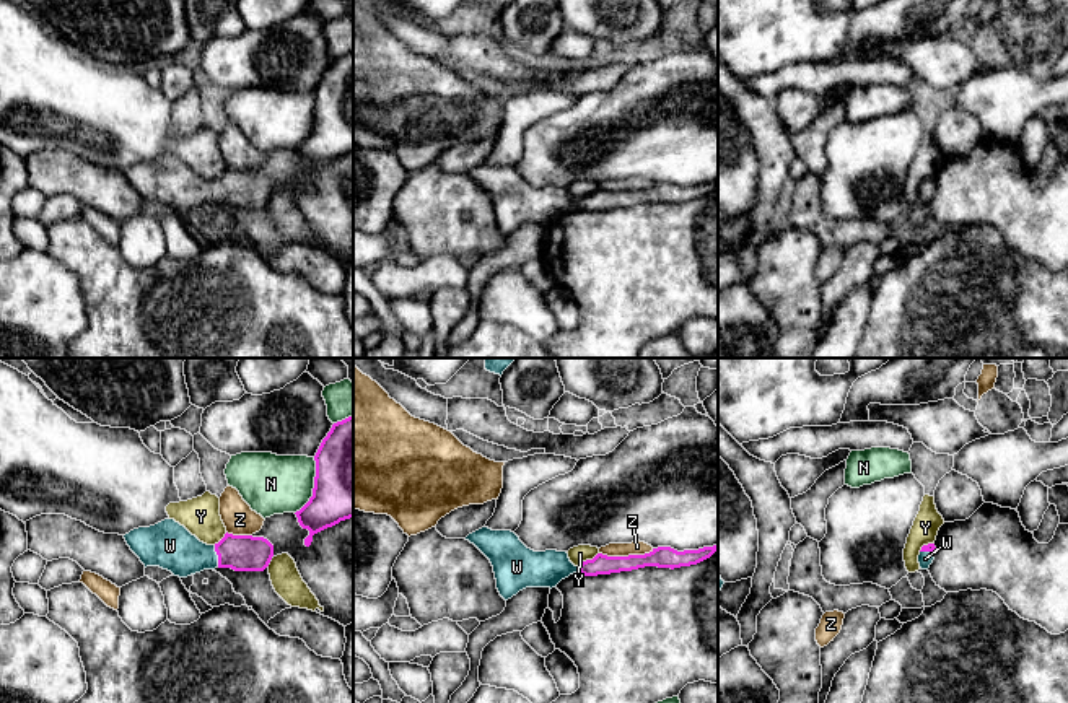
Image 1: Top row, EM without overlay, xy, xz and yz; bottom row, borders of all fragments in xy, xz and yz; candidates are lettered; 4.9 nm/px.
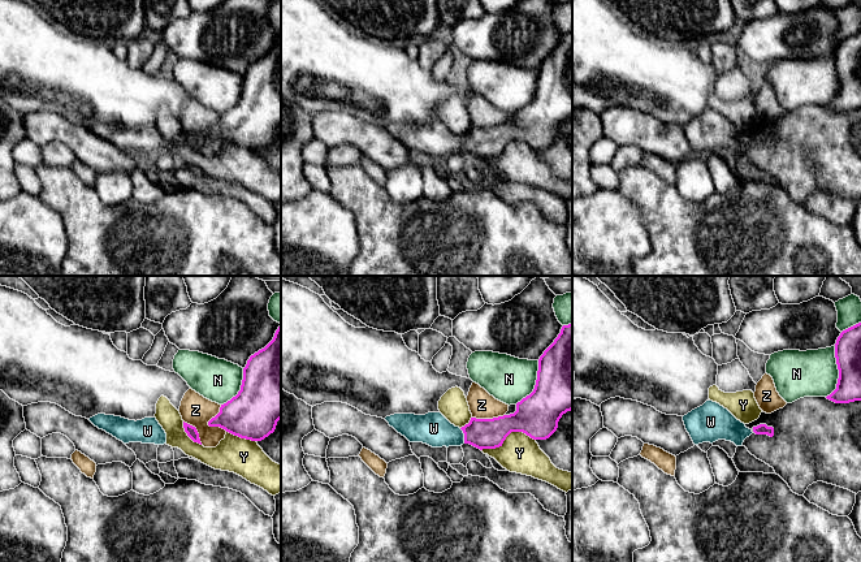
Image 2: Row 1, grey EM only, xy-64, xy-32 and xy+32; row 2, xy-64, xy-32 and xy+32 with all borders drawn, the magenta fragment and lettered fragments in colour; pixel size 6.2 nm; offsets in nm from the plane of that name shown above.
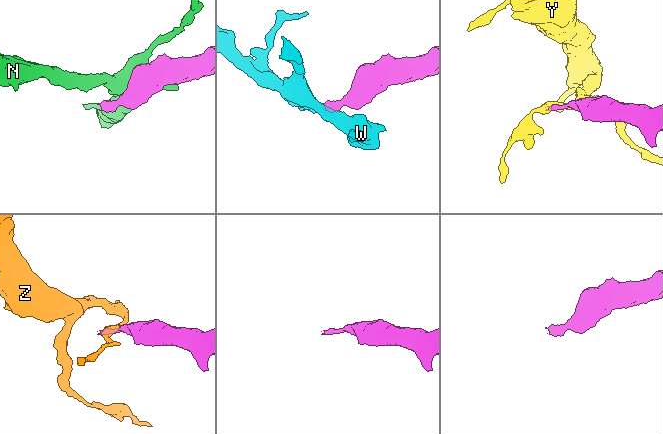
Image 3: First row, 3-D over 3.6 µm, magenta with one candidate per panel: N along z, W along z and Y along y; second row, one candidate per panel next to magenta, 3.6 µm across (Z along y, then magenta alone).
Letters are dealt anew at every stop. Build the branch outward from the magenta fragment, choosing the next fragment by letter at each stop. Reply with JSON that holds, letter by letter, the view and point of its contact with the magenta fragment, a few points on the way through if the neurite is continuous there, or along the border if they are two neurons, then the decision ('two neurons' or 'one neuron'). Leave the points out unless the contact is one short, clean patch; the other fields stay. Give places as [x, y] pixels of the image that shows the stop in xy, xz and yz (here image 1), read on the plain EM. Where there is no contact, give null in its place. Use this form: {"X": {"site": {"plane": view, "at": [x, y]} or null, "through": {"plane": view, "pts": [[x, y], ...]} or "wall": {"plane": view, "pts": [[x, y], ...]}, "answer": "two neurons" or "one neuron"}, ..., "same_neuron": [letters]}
{"N": {"site": {"plane": "xy", "at": [315, 121]}, "answer": "two neurons"}, "W": {"site": {"plane": "xy", "at": [218, 191]}, "answer": "two neurons"}, "Y": {"site": {"plane": "xz", "at": [588, 196]}, "answer": "two neurons"}, "Z": {"site": {"plane": "xz", "at": [625, 192]}, "wall": {"plane": "xz", "pts": [[653, 184], [627, 191], [603, 191], [599, 187]]}, "answer": "two neurons"}, "same_neuron": []}

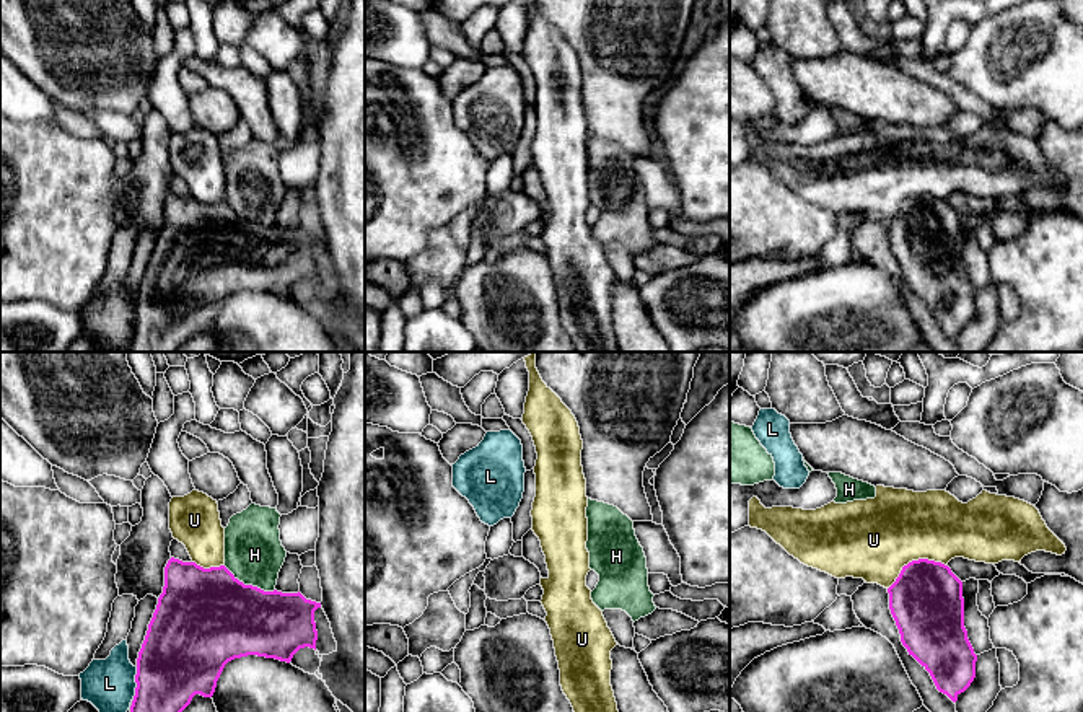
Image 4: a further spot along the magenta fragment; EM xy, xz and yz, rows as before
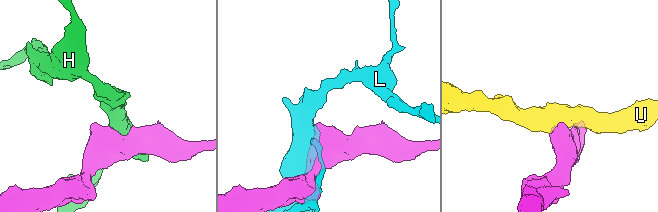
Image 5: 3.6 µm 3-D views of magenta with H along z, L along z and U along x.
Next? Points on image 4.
{"H": {"site": {"plane": "xy", "at": [249, 220]}, "answer": "two neurons"}, "L": {"site": {"plane": "xy", "at": [135, 316]}, "answer": "two neurons"}, "U": {"site": {"plane": "yz", "at": [914, 196]}, "answer": "one neuron"}, "same_neuron": ["U"]}

